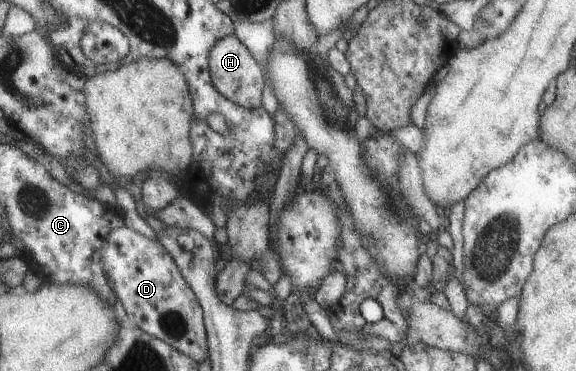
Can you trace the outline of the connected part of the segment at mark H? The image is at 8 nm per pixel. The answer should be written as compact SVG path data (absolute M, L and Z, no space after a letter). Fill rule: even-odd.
M232 33L215 43L208 55L209 71L216 90L229 101L253 109L261 106L264 89L264 72L252 55Z

